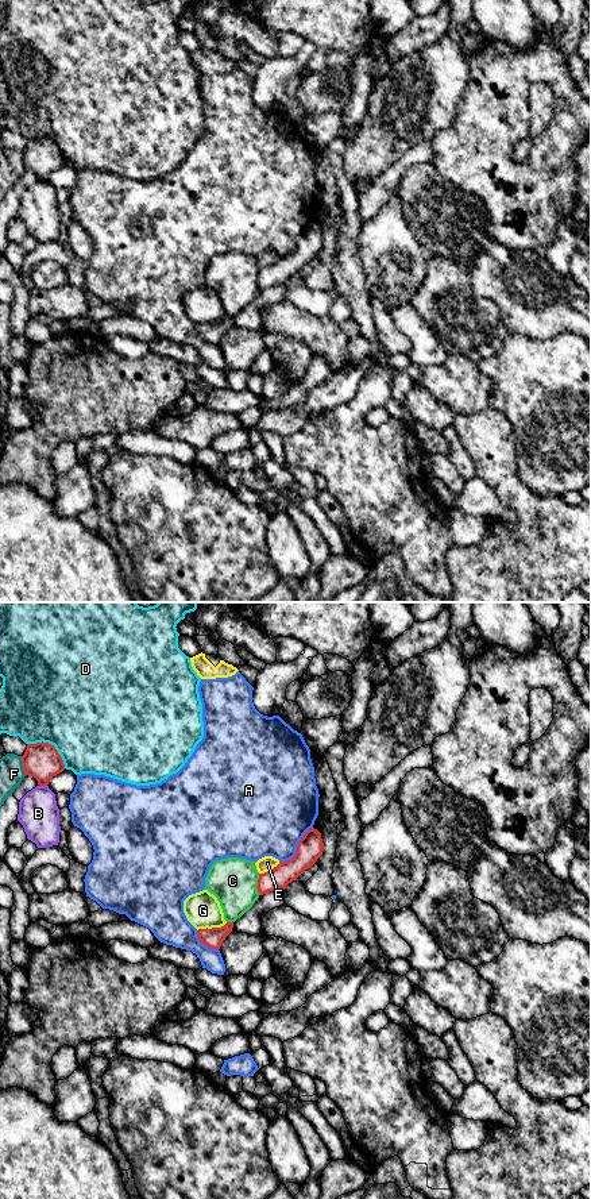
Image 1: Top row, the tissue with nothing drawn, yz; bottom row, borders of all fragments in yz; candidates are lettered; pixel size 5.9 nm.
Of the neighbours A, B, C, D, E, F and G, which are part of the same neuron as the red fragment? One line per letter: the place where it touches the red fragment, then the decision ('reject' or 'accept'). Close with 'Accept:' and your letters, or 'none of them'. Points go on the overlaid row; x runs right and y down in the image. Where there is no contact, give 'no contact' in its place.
A: yz (297, 848) | reject
B: yz (43, 785) | reject
C: yz (258, 885) | reject
D: yz (50, 744) | reject
E: yz (269, 871) | reject
F: yz (23, 766) | reject
G: yz (212, 928) | reject
Accept: none of them

